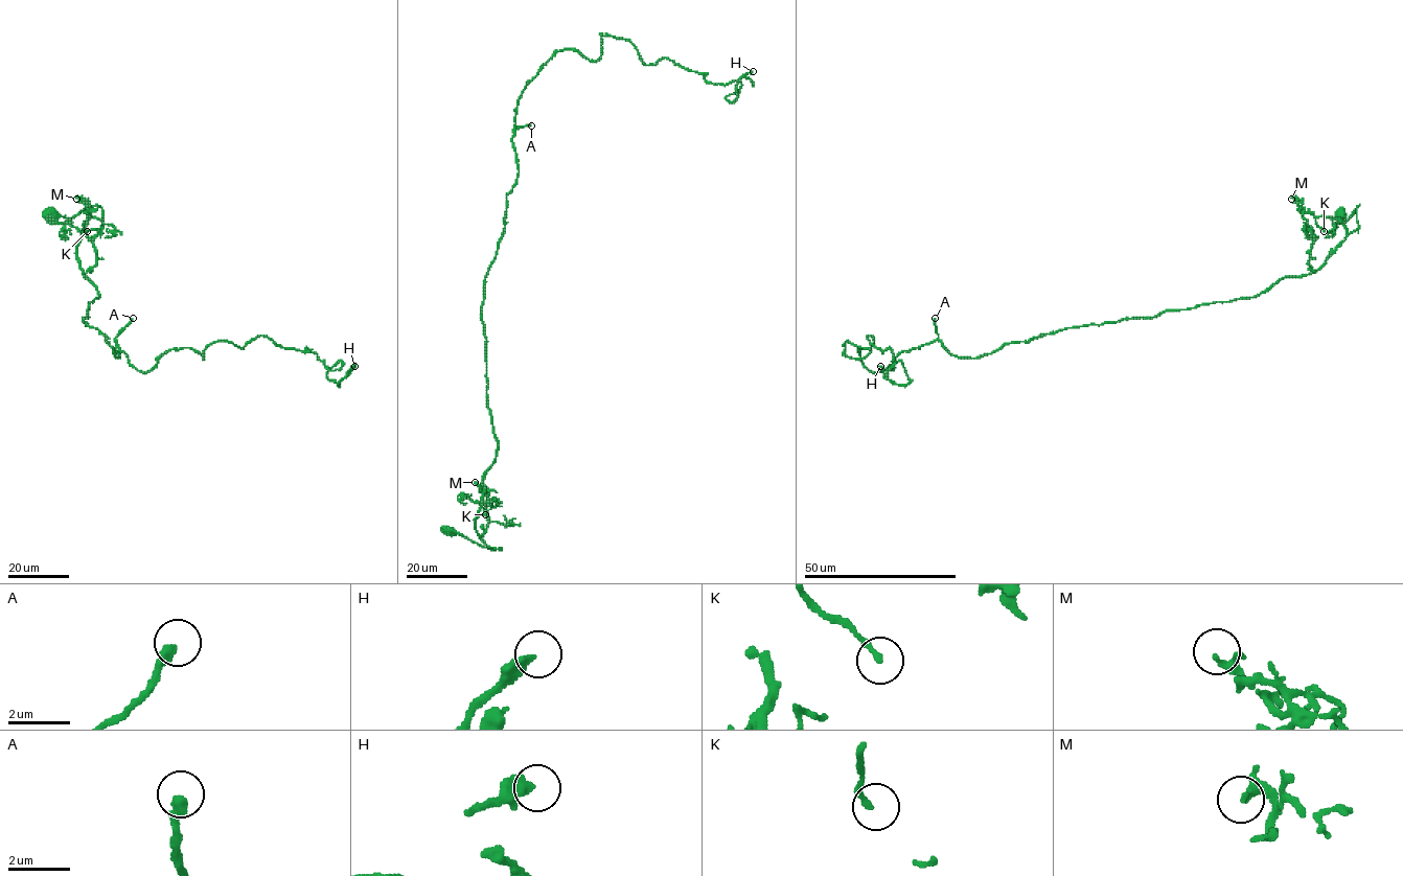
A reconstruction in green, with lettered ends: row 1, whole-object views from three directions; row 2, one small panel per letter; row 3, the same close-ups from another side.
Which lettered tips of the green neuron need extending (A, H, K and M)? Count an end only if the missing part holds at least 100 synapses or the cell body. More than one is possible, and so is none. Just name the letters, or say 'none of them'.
A

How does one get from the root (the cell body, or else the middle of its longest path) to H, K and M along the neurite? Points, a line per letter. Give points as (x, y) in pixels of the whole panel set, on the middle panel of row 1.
H: (449, 531), (501, 549), (476, 529), (481, 304), (522, 91), (601, 35), (738, 81), (731, 102), (753, 71)
K: (449, 531), (456, 531), (483, 547), (500, 549), (489, 547), (481, 538), (488, 524), (485, 506), (485, 514)
M: (449, 531), (456, 531), (483, 547), (501, 549), (490, 548), (481, 538), (488, 524), (486, 491), (475, 482)

